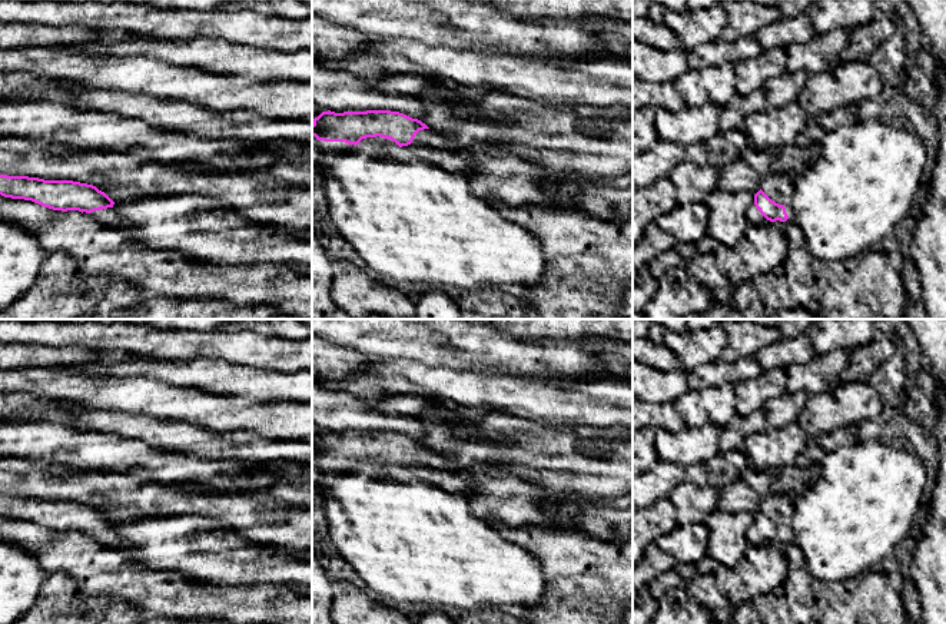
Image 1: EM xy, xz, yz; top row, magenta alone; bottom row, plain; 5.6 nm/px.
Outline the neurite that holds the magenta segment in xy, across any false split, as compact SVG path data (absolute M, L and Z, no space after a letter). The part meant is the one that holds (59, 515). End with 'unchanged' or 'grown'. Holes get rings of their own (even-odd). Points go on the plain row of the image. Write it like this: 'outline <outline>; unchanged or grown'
outline M0 495L0 515L31 521L53 531L79 531L104 547L132 554L132 545L114 531L114 522L93 505Z; grown

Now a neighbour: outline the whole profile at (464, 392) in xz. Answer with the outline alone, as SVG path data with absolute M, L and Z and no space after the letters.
M404 358L368 365L345 379L318 375L312 375L312 378L326 389L345 391L366 402L379 402L396 395L422 396L471 421L479 421L488 414L498 412L552 428L587 425L633 429L633 381L584 379L568 385L515 375L454 371L448 366L429 366Z

